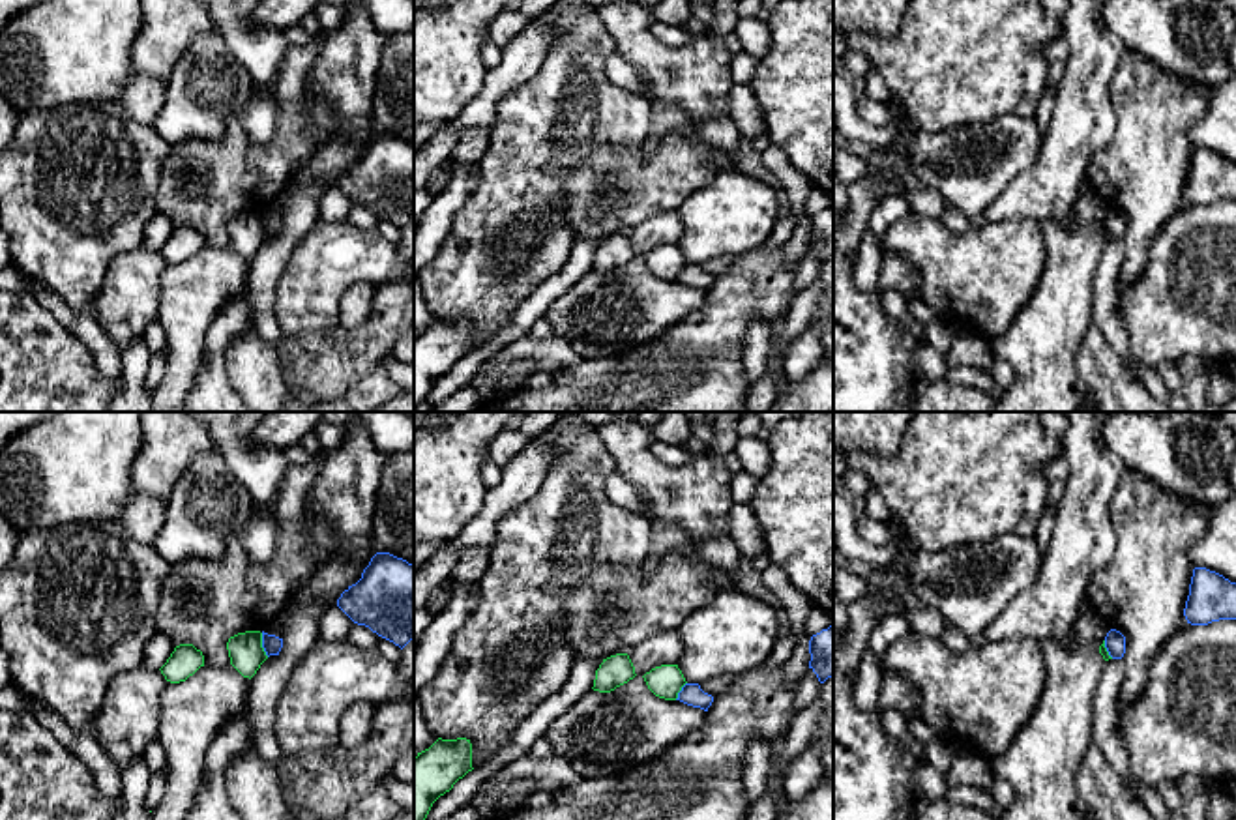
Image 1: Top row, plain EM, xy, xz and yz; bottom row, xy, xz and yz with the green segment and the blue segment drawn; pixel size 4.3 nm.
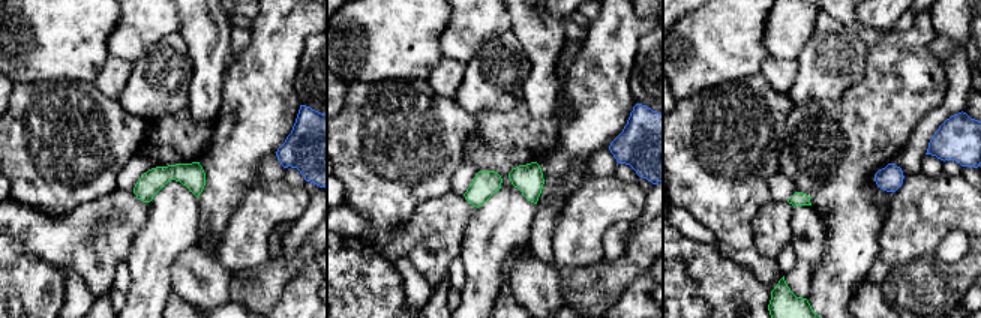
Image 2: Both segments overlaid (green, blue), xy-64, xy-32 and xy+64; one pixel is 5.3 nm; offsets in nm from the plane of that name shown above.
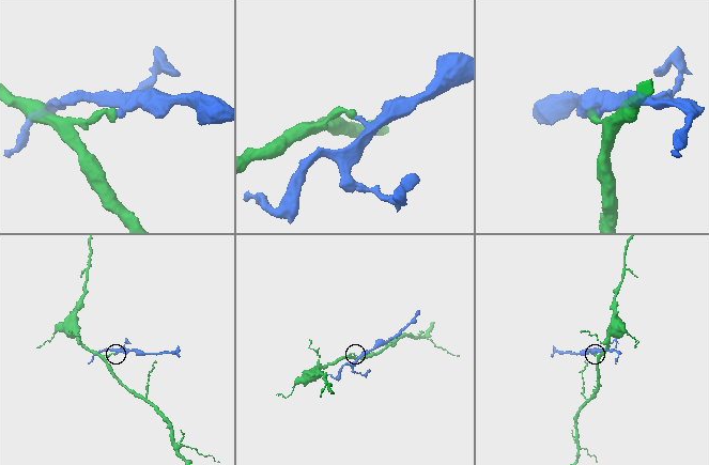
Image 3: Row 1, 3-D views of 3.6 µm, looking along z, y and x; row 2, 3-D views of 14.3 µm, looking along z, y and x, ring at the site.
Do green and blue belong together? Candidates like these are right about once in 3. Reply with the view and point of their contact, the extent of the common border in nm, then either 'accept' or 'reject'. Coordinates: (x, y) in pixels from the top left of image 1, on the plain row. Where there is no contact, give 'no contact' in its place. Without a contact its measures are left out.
xy (261, 225) | 110 nm | reject

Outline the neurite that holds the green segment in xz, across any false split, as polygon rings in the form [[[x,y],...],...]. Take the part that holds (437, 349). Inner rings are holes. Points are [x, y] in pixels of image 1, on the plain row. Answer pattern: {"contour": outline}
{"contour": [[[438,318],[414,339],[414,406],[425,406],[433,384],[472,352],[472,324],[466,318]]]}

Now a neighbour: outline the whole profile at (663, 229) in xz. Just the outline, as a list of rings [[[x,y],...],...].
[[[674,210],[659,212],[627,232],[637,256],[644,256],[655,247],[676,245],[682,238],[682,223]]]

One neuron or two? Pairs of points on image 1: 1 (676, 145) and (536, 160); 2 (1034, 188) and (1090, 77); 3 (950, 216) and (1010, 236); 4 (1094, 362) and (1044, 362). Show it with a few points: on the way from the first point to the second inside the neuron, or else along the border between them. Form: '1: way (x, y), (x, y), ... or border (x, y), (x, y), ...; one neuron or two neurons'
1: border (632, 145), (596, 146), (564, 180), (564, 191); two neurons
2: way (1062, 160), (1083, 122), (1083, 105); one neuron
3: border (939, 218), (952, 231), (965, 233), (969, 229); two neurons
4: border (1090, 322), (1079, 351), (1079, 377), (1087, 390); two neurons

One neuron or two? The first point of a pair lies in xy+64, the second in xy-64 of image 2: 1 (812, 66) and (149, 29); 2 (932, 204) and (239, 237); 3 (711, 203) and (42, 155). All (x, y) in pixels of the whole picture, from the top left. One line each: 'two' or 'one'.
1: two
2: one
3: one

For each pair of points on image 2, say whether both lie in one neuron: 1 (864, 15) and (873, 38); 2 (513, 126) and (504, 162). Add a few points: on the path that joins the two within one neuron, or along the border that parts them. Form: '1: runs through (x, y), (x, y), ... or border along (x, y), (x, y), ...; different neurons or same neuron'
1: border along (854, 15), (864, 26), (885, 32); different neurons
2: runs through (512, 135), (504, 143), (504, 153); same neuron

